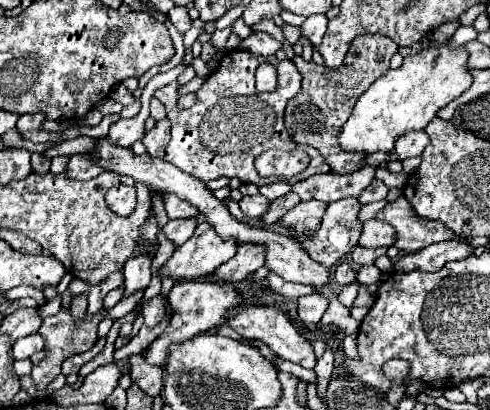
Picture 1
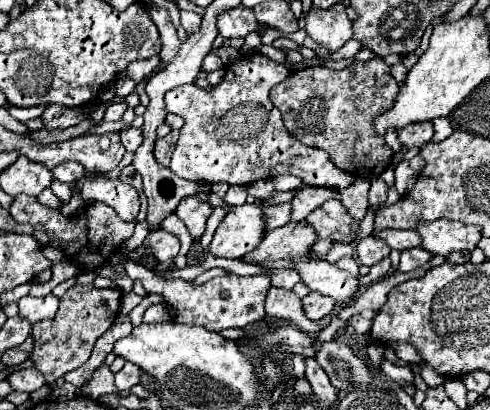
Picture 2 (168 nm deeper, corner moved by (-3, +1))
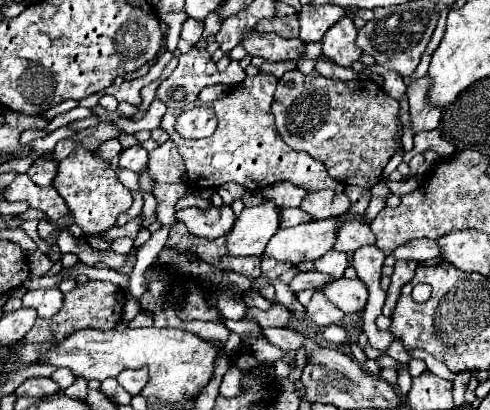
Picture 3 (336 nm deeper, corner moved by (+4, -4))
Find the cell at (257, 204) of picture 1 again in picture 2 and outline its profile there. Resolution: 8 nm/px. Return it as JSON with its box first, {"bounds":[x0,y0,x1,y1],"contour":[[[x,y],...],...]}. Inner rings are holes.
{"bounds":[263,203,291,229],"contour":[[[291,203],[263,207],[263,219],[267,221],[267,229],[277,229],[277,227],[287,225],[291,221]]]}

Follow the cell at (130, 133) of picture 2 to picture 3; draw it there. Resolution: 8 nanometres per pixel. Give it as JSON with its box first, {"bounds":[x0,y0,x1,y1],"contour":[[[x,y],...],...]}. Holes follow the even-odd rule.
{"bounds":[118,144,148,172],"contour":[[[140,144],[124,148],[118,156],[120,156],[120,166],[128,168],[128,170],[134,170],[134,172],[144,170],[146,164],[148,164],[148,152]]]}

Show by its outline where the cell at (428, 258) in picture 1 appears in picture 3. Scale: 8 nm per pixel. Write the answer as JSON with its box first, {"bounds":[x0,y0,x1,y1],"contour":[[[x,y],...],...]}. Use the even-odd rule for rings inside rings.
{"bounds":[382,260,416,316],"contour":[[[398,260],[396,266],[394,266],[394,272],[392,272],[392,284],[388,288],[388,298],[386,298],[386,304],[382,308],[382,314],[384,316],[390,316],[394,306],[396,306],[396,300],[398,300],[398,292],[400,288],[410,282],[412,274],[416,270],[416,262],[408,262],[408,260]]]}

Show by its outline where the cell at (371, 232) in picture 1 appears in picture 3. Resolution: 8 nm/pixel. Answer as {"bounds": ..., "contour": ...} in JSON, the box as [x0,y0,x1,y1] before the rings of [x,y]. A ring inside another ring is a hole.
{"bounds":[392,238,440,262],"contour":[[[420,238],[420,240],[410,240],[404,246],[398,246],[392,256],[396,260],[416,260],[416,262],[426,262],[436,256],[440,256],[440,248],[436,246],[436,240]]]}

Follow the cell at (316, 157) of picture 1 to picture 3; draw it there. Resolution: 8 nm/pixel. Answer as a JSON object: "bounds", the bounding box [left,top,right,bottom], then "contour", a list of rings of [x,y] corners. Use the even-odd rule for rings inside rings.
{"bounds":[160,72,344,192],"contour":[[[258,72],[256,76],[246,76],[244,82],[232,86],[232,90],[224,98],[210,104],[210,108],[218,118],[218,128],[210,138],[204,138],[204,140],[182,138],[174,128],[176,118],[180,116],[182,110],[178,108],[166,110],[160,126],[170,134],[170,138],[178,146],[178,152],[186,166],[188,184],[192,188],[216,190],[228,182],[236,182],[246,190],[258,192],[274,182],[284,180],[284,182],[292,182],[294,186],[306,188],[308,192],[326,190],[326,188],[336,192],[344,190],[344,184],[336,182],[326,174],[326,168],[322,162],[314,160],[304,152],[294,152],[290,146],[282,142],[278,130],[274,128],[274,118],[270,112],[276,84],[278,84],[276,76]]]}

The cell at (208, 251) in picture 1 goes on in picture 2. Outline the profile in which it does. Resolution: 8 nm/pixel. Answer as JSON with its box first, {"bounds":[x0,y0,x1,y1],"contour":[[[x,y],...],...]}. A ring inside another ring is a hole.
{"bounds":[209,203,267,259],"contour":[[[251,203],[251,205],[227,205],[229,213],[227,217],[221,221],[221,225],[217,227],[213,241],[209,245],[209,251],[215,257],[227,257],[227,259],[241,259],[243,255],[247,255],[249,251],[255,249],[255,245],[259,245],[259,241],[263,241],[263,233],[267,231],[265,221],[263,221],[263,207],[259,203]]]}

